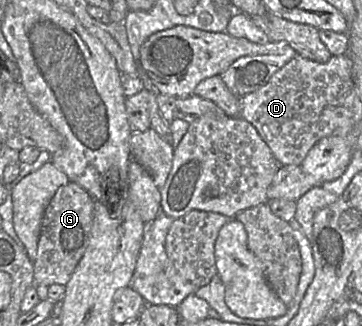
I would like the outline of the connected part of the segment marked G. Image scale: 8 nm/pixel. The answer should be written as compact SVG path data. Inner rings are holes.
M77 183L58 188L47 205L41 223L34 267L34 282L44 286L66 285L88 246L95 200Z

